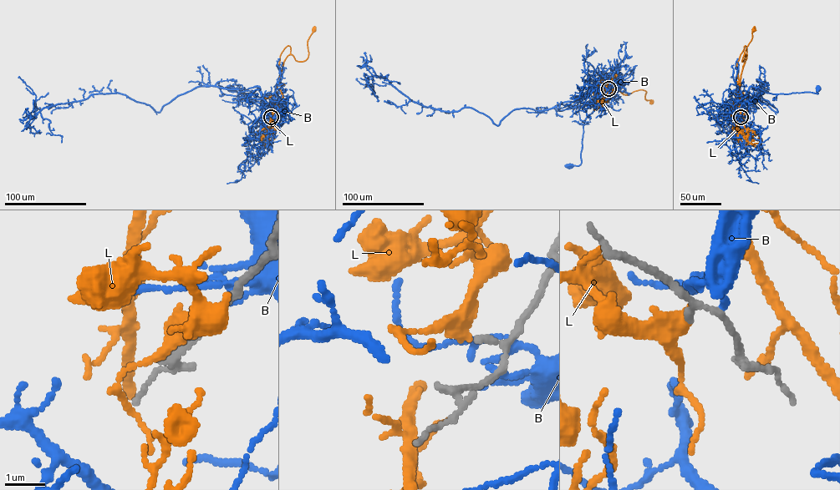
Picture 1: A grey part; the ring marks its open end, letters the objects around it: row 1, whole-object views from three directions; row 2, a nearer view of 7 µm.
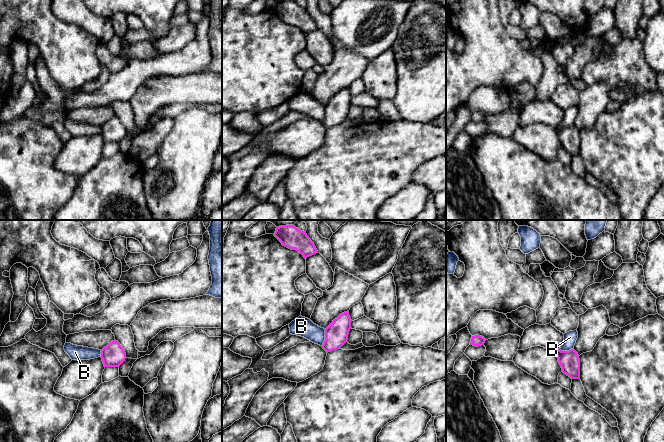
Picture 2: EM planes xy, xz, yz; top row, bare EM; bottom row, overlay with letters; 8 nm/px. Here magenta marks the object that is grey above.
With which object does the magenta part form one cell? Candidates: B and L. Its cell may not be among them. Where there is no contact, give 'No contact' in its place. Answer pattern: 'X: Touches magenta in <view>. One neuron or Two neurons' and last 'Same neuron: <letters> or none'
B: Touches magenta in xz. Two neurons
L: No contact. Two neurons
Same neuron: none

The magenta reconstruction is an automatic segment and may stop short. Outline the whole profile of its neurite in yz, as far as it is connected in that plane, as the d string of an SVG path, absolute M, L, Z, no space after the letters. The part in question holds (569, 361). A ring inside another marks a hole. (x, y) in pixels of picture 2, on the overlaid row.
M559 348L555 351L555 354L562 372L571 379L580 379L580 359L578 353L574 349L561 351Z

